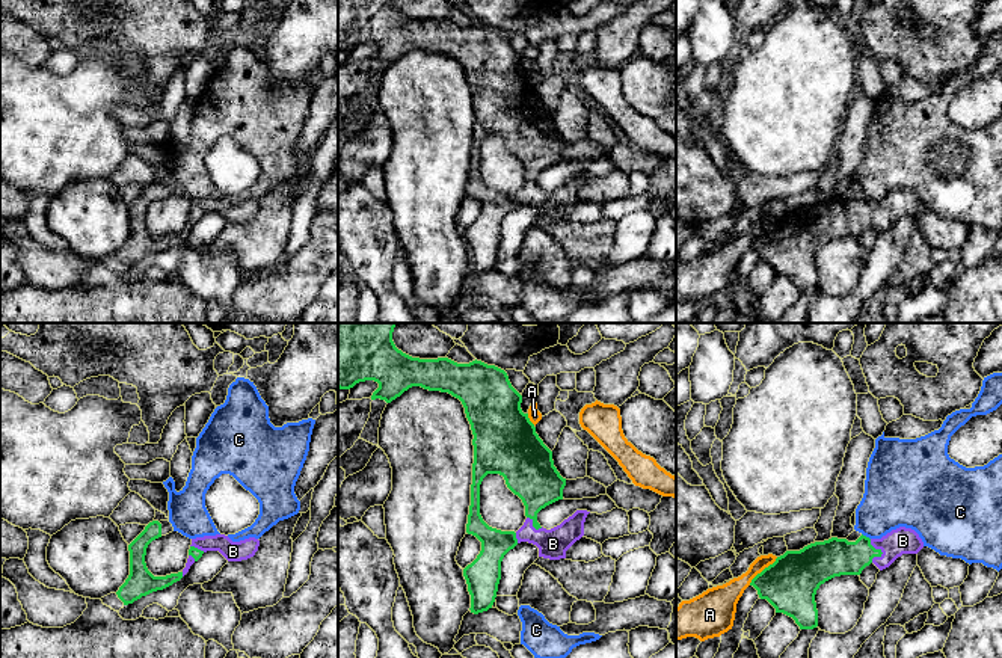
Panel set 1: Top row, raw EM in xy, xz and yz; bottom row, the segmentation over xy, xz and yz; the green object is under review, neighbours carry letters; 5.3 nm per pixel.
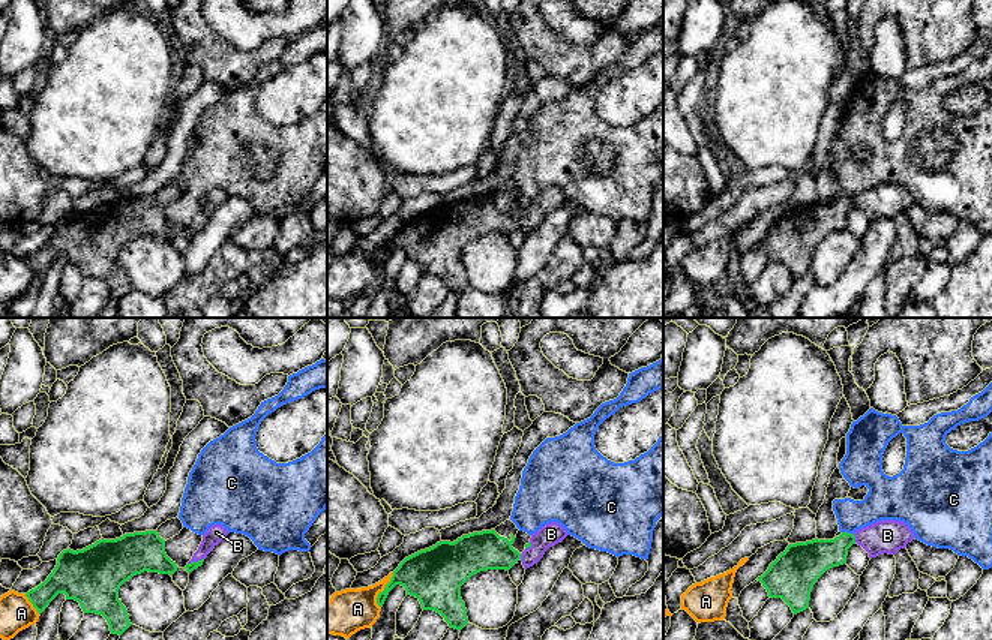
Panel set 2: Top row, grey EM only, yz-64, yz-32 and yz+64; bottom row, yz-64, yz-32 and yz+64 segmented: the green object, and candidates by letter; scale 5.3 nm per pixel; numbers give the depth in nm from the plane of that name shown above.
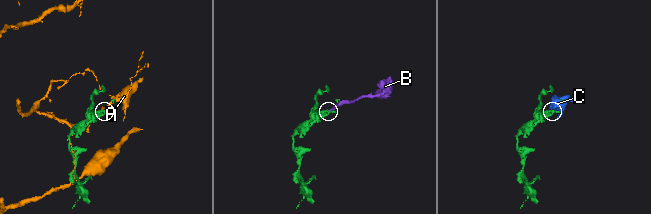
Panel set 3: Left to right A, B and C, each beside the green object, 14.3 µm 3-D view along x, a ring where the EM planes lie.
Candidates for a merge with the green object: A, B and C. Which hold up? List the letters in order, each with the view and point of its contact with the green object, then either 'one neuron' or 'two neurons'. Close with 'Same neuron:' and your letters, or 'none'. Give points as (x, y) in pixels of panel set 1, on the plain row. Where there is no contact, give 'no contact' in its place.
A: contact yz (764, 231); two neurons
B: contact yz (880, 213); one neuron
C: contact yz (865, 198); two neurons
Same neuron: B

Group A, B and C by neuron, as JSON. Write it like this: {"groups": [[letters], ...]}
{"groups": [["A"], ["B"], ["C"]]}

